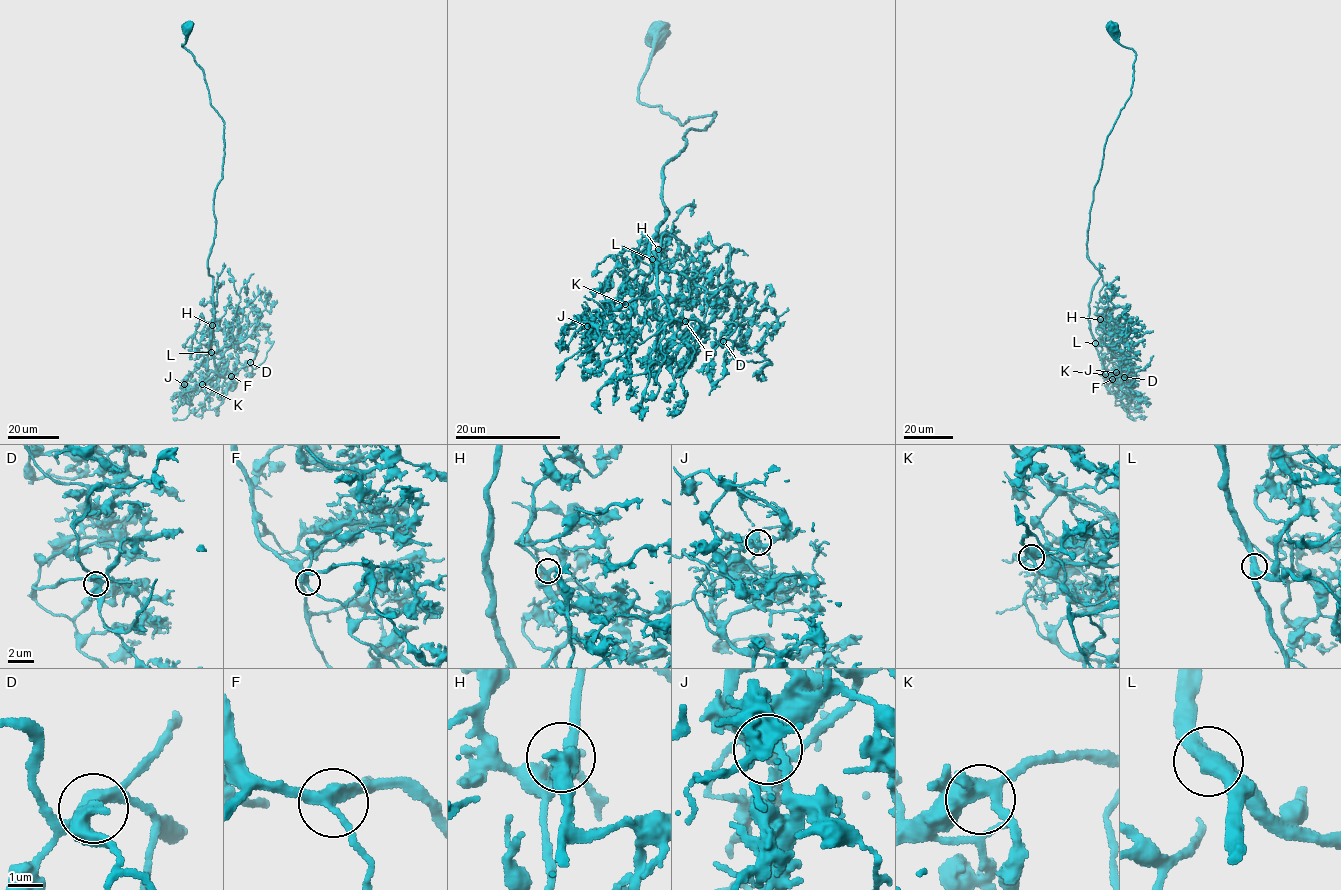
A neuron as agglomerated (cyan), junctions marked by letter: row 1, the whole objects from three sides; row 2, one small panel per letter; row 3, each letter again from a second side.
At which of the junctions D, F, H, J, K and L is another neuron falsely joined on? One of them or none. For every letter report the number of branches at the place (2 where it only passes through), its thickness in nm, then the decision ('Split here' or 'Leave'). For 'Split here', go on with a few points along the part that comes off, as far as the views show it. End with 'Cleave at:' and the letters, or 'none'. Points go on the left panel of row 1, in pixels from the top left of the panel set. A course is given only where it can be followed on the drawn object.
D: Branches: 3. Thickness 400 nm. Leave
F: Branches: 3. Thickness 320 nm. Leave
H: Branches: 3. Thickness 340 nm. Leave
J: Branches: 6. Thickness 400 nm. Leave
K: Branches: 4. Thickness 420 nm. Leave
L: Branches: 3. Thickness 440 nm. Leave
Cleave at: none

